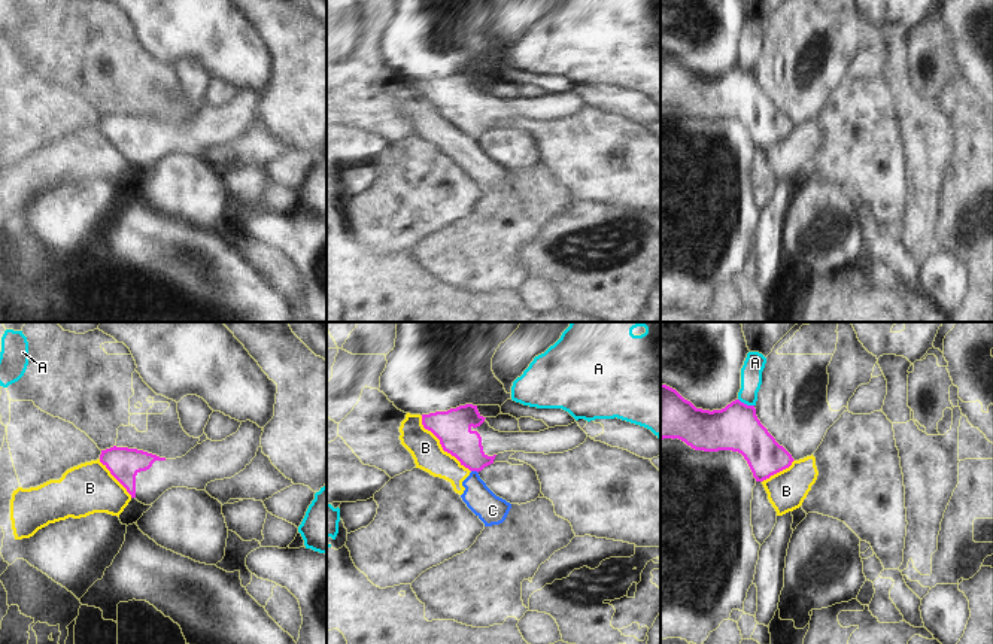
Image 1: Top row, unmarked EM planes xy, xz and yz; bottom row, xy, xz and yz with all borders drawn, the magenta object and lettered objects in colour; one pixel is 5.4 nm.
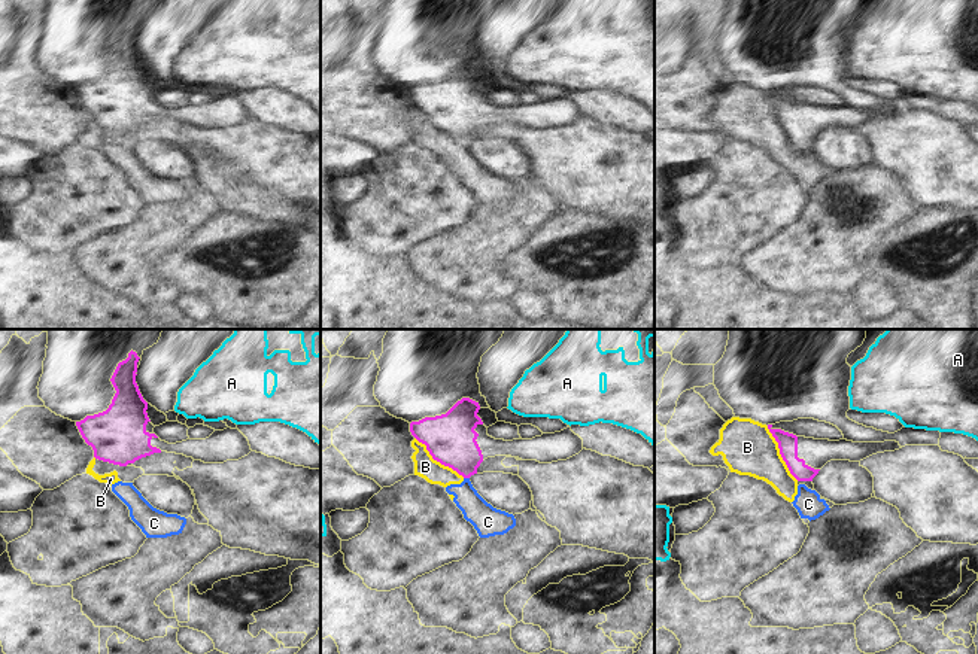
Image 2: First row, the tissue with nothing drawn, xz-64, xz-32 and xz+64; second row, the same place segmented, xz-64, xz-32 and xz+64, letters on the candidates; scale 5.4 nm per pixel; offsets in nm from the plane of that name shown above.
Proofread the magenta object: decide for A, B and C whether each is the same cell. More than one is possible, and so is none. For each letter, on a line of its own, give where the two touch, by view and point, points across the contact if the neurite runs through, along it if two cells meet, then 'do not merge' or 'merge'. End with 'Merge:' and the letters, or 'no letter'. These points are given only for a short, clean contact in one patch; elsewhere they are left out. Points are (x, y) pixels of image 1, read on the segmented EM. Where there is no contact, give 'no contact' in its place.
A: yz (746, 404) | along yz (738, 398), (753, 406) | do not merge
B: xz (442, 446) | along xz (421, 416), (421, 424), (439, 440), (440, 446), (470, 471) | do not merge
C: xz (474, 470) | along xz (471, 470), (477, 473) | do not merge
Merge: no letter

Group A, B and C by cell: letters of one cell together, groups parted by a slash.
A / B C

